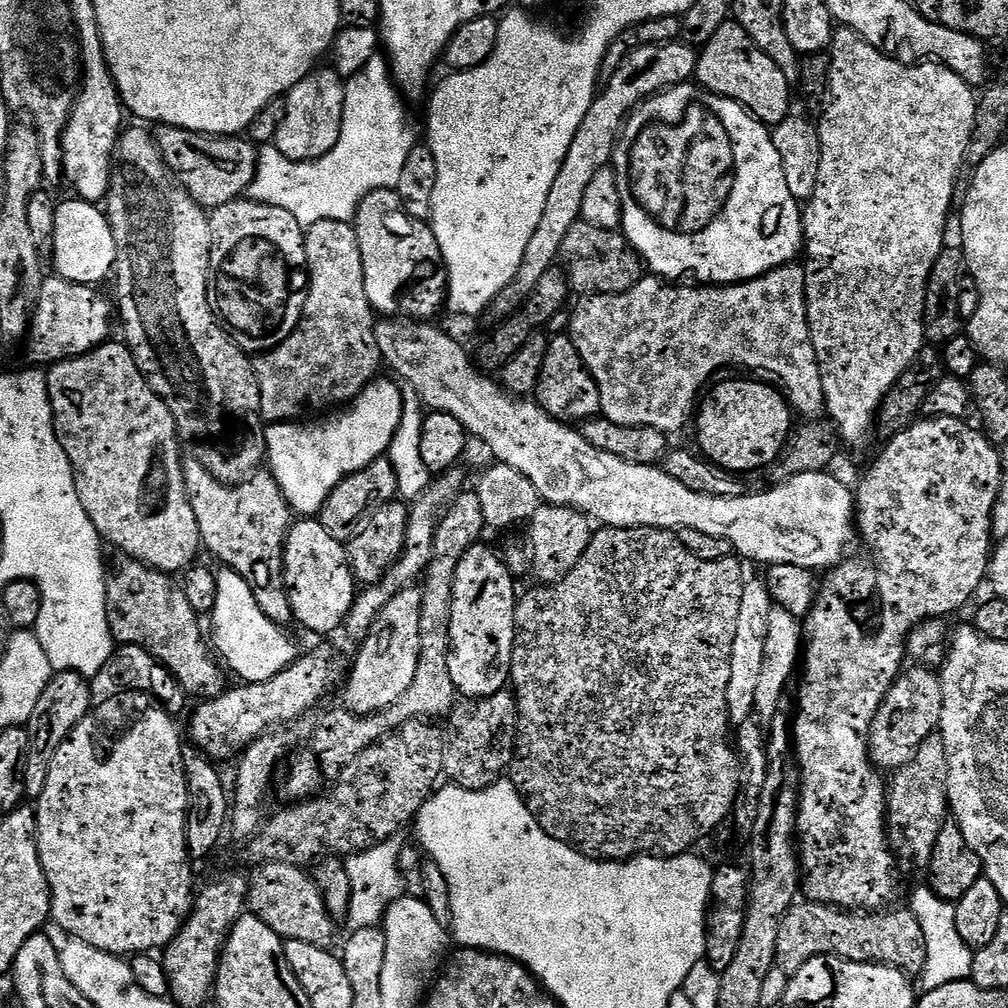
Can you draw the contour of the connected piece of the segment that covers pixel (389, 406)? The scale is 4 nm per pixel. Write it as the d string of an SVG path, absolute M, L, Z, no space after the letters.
M384 379L373 380L347 406L341 407L323 418L309 419L312 420L309 424L292 422L296 424L276 424L272 429L271 427L267 429L267 455L270 457L270 464L276 467L274 474L288 497L288 503L292 505L293 513L304 518L315 517L328 503L333 490L342 481L352 478L356 472L371 466L389 451L392 440L395 439L396 432L403 420L405 389L396 385L392 380Z

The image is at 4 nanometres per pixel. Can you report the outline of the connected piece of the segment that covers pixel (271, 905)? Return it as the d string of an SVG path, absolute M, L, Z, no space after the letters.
M269 861L259 870L259 874L252 886L250 908L255 915L261 916L268 924L275 928L288 928L284 932L287 939L300 940L299 943L319 944L328 936L332 926L330 913L334 916L345 917L351 904L351 893L340 891L338 884L340 870L334 866L317 865L317 878L329 884L324 896L317 882L301 865L291 864L288 861Z

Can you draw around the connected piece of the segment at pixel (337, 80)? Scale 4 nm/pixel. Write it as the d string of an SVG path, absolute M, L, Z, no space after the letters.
M337 69L319 72L300 81L286 96L288 114L276 134L274 146L293 162L324 157L341 140L350 90L348 92L347 81Z

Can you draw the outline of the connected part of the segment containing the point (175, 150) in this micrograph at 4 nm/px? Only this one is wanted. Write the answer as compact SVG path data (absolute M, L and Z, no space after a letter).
M168 128L166 134L166 159L172 167L172 173L205 210L213 210L212 208L220 208L223 204L231 205L239 201L243 197L240 195L243 192L245 195L256 181L256 173L260 166L257 145L252 145L248 140L240 140L244 138L239 135L223 138L205 136L187 132L184 128Z

